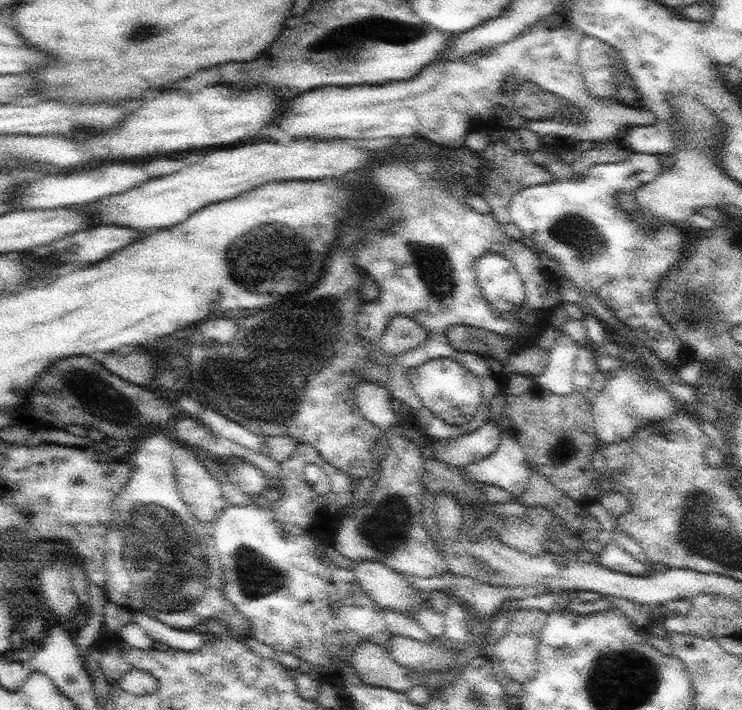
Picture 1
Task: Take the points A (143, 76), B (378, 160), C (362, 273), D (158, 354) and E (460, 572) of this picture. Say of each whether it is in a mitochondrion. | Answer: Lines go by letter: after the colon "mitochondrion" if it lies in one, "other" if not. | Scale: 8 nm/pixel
A: other
B: other
C: other
D: other
E: other

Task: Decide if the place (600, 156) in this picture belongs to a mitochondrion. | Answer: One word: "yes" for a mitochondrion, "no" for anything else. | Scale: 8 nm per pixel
no

